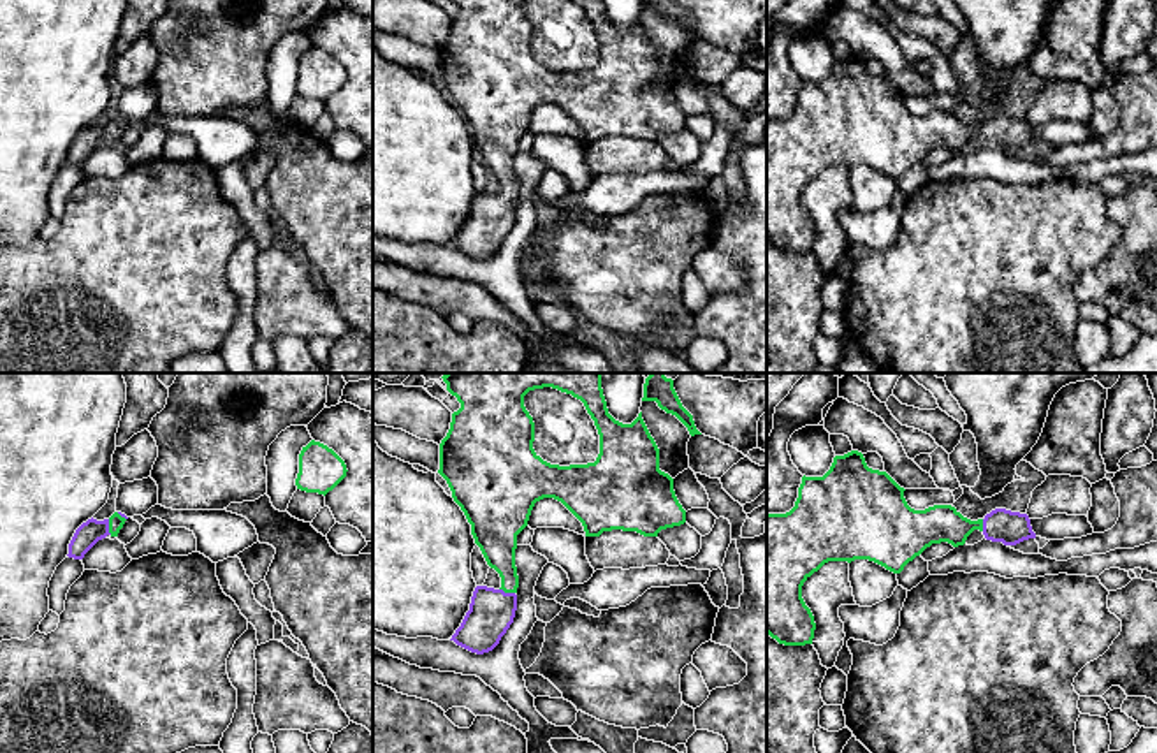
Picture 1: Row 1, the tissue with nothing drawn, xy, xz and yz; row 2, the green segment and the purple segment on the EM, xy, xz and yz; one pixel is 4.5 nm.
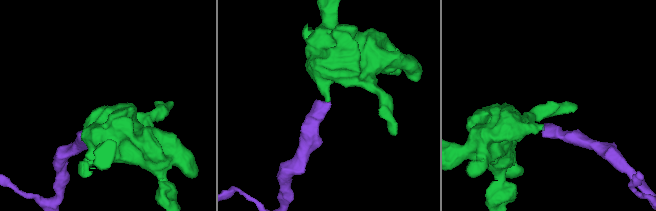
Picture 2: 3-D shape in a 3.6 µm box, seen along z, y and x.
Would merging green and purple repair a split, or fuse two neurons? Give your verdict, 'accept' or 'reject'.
accept

